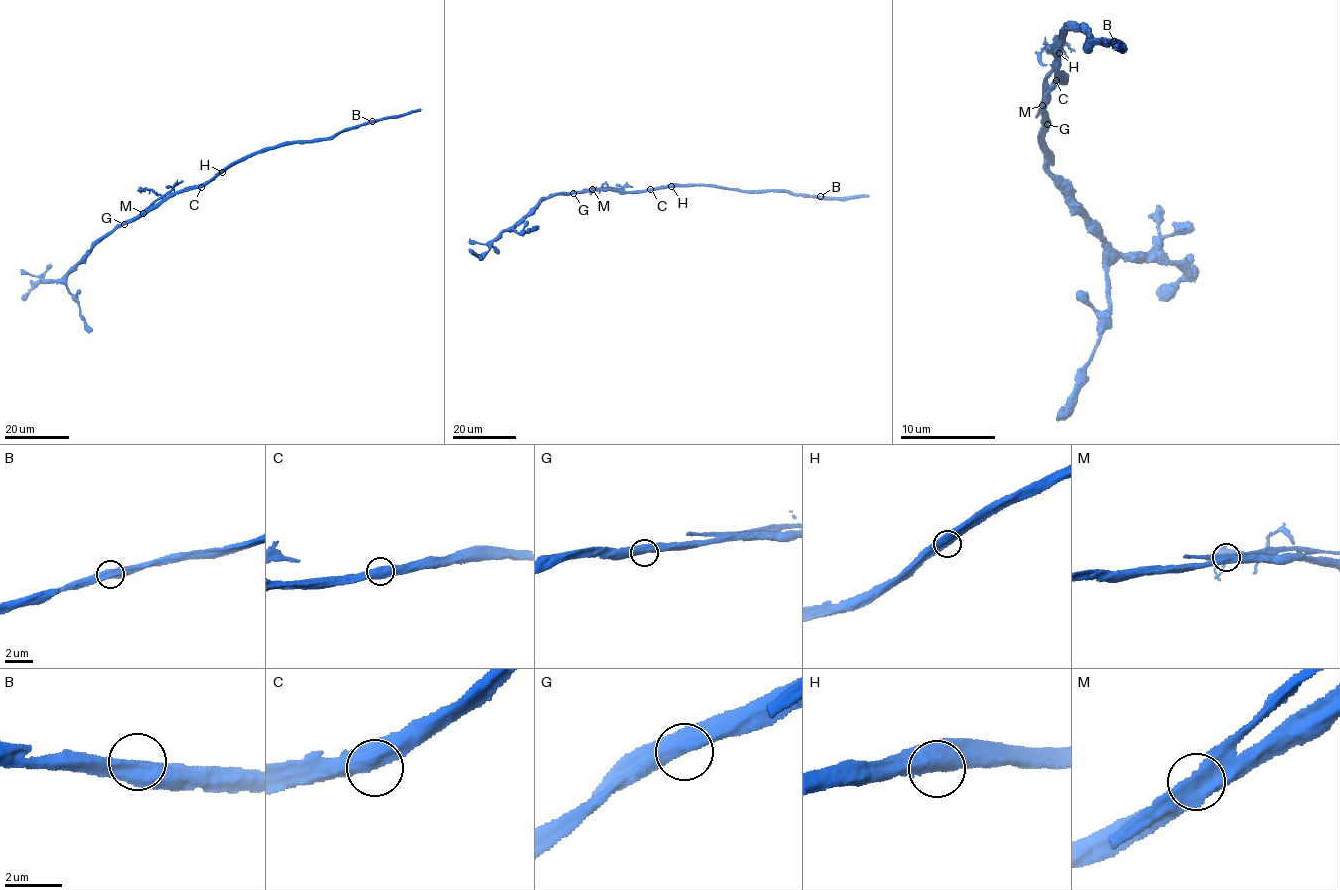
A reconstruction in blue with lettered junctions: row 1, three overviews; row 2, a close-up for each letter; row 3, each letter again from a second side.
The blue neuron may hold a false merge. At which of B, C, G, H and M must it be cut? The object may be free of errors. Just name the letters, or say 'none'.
M

